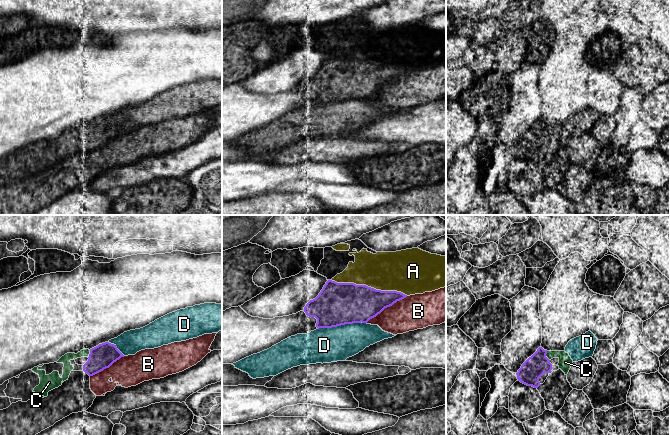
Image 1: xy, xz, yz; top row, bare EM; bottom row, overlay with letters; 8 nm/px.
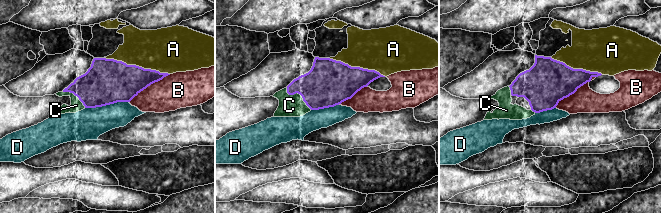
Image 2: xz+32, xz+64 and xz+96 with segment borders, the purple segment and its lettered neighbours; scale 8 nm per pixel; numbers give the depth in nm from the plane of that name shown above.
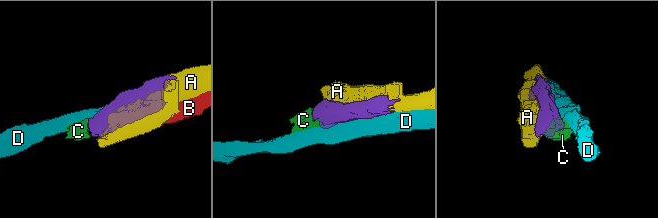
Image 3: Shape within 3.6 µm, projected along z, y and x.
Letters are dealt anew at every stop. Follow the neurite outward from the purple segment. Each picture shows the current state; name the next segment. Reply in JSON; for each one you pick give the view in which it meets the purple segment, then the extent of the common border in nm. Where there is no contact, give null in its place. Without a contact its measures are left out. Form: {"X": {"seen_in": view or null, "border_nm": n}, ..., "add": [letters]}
{"C": {"seen_in": "yz", "border_nm": 80}, "add": ["C"]}

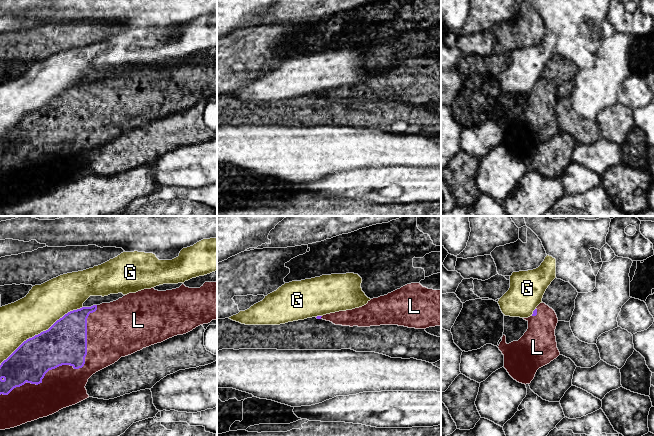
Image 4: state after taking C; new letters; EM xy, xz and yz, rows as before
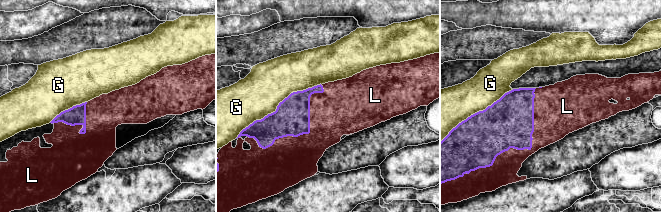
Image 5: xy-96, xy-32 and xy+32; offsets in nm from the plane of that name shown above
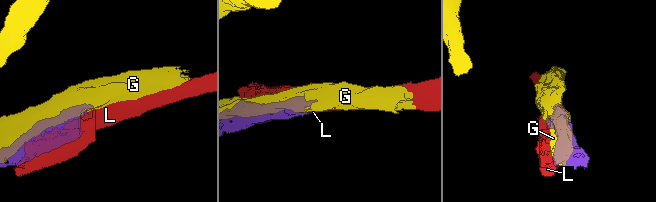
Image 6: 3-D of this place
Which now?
{"add": []}

